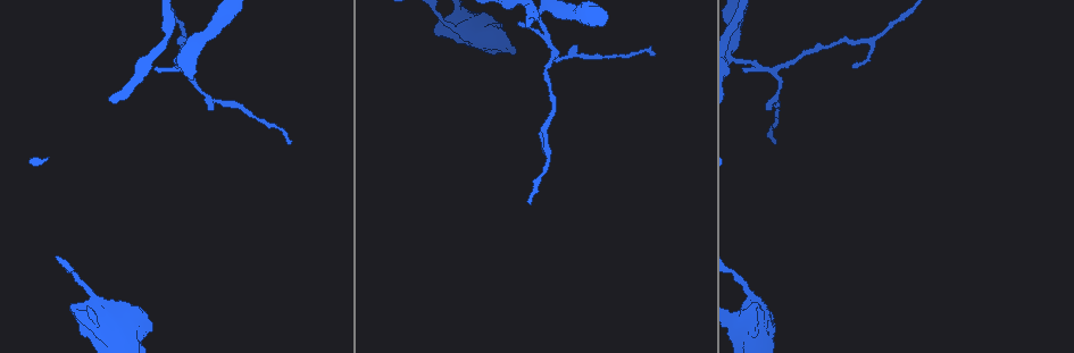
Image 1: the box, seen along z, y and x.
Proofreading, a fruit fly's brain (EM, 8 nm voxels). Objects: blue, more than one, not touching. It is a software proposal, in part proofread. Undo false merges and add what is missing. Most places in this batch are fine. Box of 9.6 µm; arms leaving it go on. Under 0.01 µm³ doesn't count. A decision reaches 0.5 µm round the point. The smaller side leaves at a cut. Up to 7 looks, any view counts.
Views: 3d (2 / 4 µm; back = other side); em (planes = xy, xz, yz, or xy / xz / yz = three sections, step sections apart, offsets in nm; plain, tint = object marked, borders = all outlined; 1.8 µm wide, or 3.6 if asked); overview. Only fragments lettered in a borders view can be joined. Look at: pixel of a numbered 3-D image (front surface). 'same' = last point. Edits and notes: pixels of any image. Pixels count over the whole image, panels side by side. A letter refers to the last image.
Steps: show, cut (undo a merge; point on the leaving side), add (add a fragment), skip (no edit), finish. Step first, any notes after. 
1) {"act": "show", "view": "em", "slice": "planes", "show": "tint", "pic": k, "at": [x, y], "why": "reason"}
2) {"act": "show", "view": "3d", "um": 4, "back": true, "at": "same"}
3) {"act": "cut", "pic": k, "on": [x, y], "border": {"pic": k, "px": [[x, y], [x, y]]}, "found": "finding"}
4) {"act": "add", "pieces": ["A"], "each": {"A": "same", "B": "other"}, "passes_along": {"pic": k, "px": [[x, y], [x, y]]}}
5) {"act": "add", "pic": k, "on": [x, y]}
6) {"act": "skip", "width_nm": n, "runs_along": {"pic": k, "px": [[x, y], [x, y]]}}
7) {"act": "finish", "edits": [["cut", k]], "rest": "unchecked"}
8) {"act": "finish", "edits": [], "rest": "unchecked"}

{"act": "show", "view": "3d", "um": 2, "pic": 1, "at": [853, 67], "why": "an open end"}

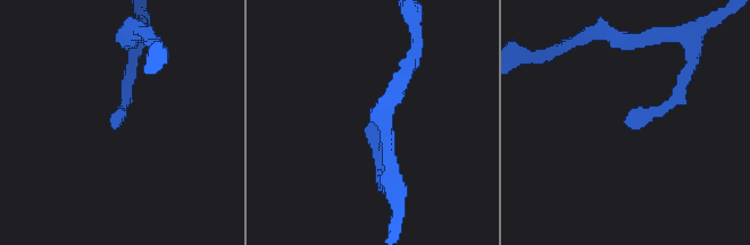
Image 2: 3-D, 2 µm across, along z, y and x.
{"act": "show", "view": "em", "um": 3.6, "slice": "yz", "step": 8, "show": "borders", "pic": 2, "at": [373, 122], "why": "shape alone is not enough"}

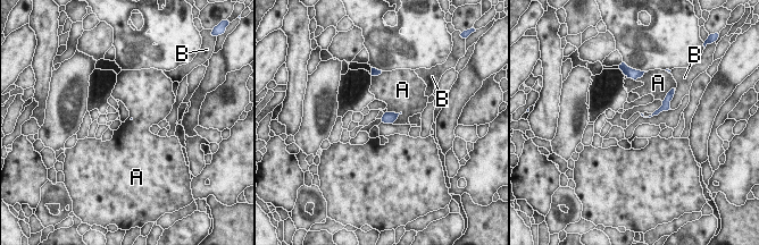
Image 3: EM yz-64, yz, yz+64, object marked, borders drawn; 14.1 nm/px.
{"act": "skip", "each": {"A": "other", "B": "other"}, "border": {"pic": 3, "px": [[401, 111], [392, 123]]}, "found": "no lettered fragment goes on from it"}

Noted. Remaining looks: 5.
{"act": "show", "view": "3d", "um": 4, "pic": 1, "at": [91, 303], "why": "sudden change in width"}

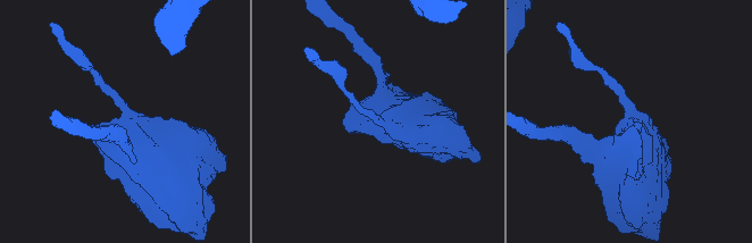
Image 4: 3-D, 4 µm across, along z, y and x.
{"act": "show", "view": "em", "um": 3.6, "slice": "yz", "step": 4, "show": "plain", "pic": 4, "at": [380, 119], "why": "shape alone is not enough"}

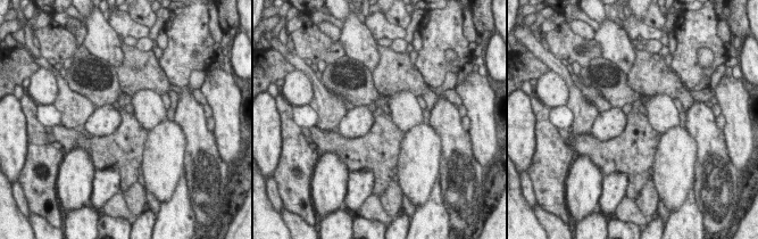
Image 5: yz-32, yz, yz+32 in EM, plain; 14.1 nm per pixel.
{"act": "show", "view": "em", "um": 3.6, "slice": "yz", "step": 4, "show": "borders", "at": "same"}

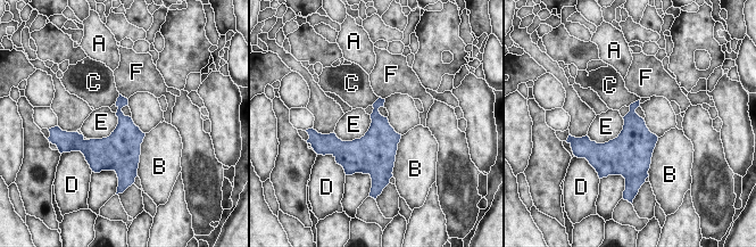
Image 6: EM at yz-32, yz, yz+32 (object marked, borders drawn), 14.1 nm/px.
{"act": "skip", "each": {"A": "other", "B": "other", "C": "other", "D": "other", "E": "other", "F": "other"}, "border": {"pic": 6, "px": [[116, 113], [116, 128], [90, 139]]}, "found": "one cell here"}

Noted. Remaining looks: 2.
{"act": "show", "view": "3d", "um": 4, "pic": 1, "at": [775, 142], "why": "end of a long branch"}

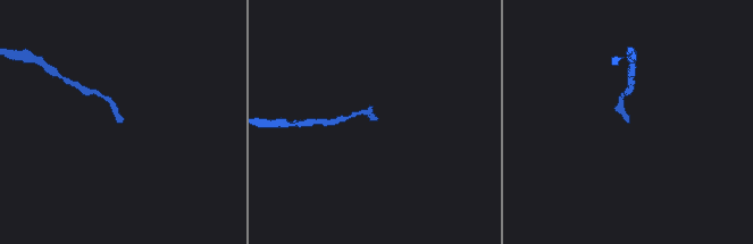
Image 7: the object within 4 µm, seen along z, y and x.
{"act": "show", "view": "em", "slice": "planes", "show": "borders", "pic": 7, "at": [375, 118], "why": "need the tissue"}

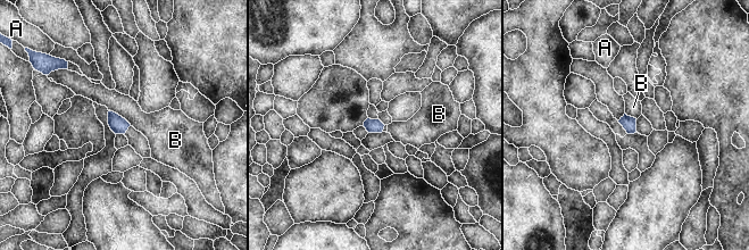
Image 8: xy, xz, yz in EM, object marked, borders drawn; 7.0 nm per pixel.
{"act": "skip", "each": {"A": "other", "B": "other"}, "border": {"pic": 8, "px": [[109, 109], [121, 115], [131, 125]]}, "found": "no lettered fragment goes on from it"}

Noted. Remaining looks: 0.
{"act": "finish", "edits": [], "rest": "unchecked"}

